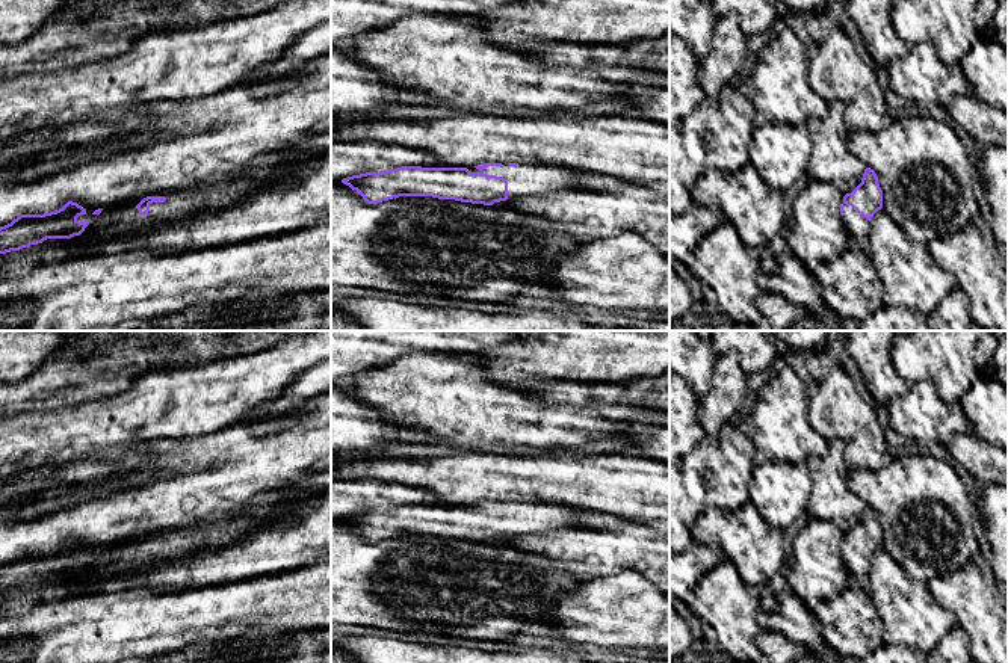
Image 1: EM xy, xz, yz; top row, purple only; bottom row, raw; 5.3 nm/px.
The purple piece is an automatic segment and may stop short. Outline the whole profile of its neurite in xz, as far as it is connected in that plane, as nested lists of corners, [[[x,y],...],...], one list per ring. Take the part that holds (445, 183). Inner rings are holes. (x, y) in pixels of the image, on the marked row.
[[[484,163],[472,168],[400,166],[343,178],[367,204],[399,196],[432,196],[493,205],[521,196],[562,193],[583,186],[591,175],[556,166]]]

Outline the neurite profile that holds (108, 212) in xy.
[[[142,196],[142,198],[138,198],[138,199],[130,199],[130,201],[112,205],[112,207],[104,207],[101,210],[101,214],[104,216],[106,220],[110,220],[110,217],[113,214],[118,214],[118,213],[122,213],[122,211],[127,213],[128,208],[136,207],[144,198],[147,198],[147,196]]]

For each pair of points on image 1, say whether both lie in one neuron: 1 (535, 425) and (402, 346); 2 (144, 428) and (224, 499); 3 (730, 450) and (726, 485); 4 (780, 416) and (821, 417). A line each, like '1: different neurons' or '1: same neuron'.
1: different neurons
2: different neurons
3: same neuron
4: different neurons

